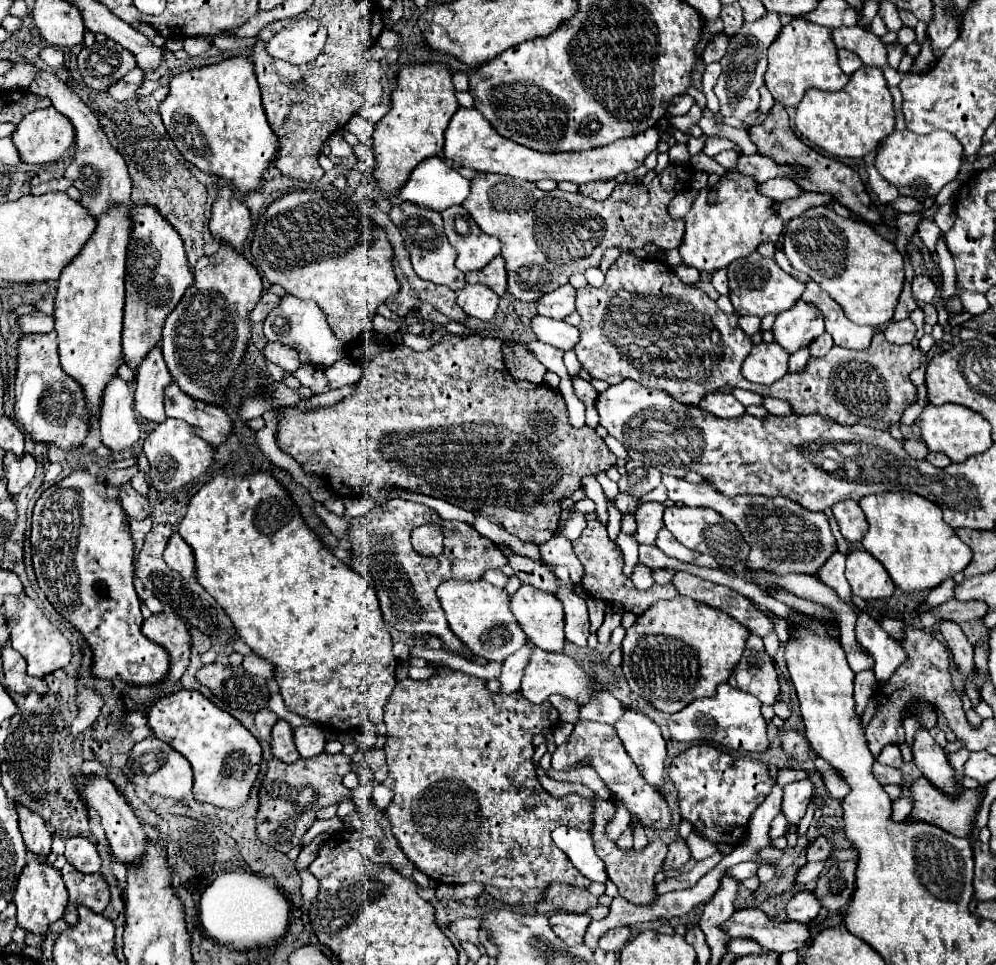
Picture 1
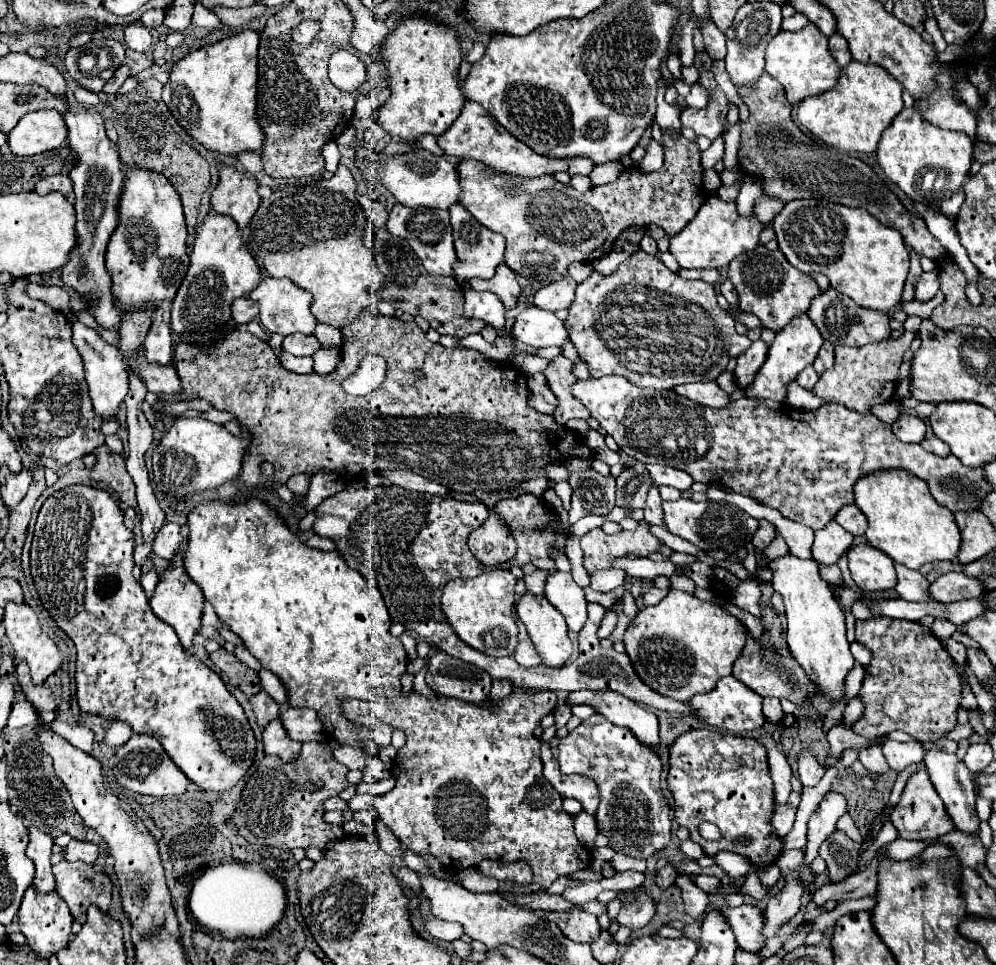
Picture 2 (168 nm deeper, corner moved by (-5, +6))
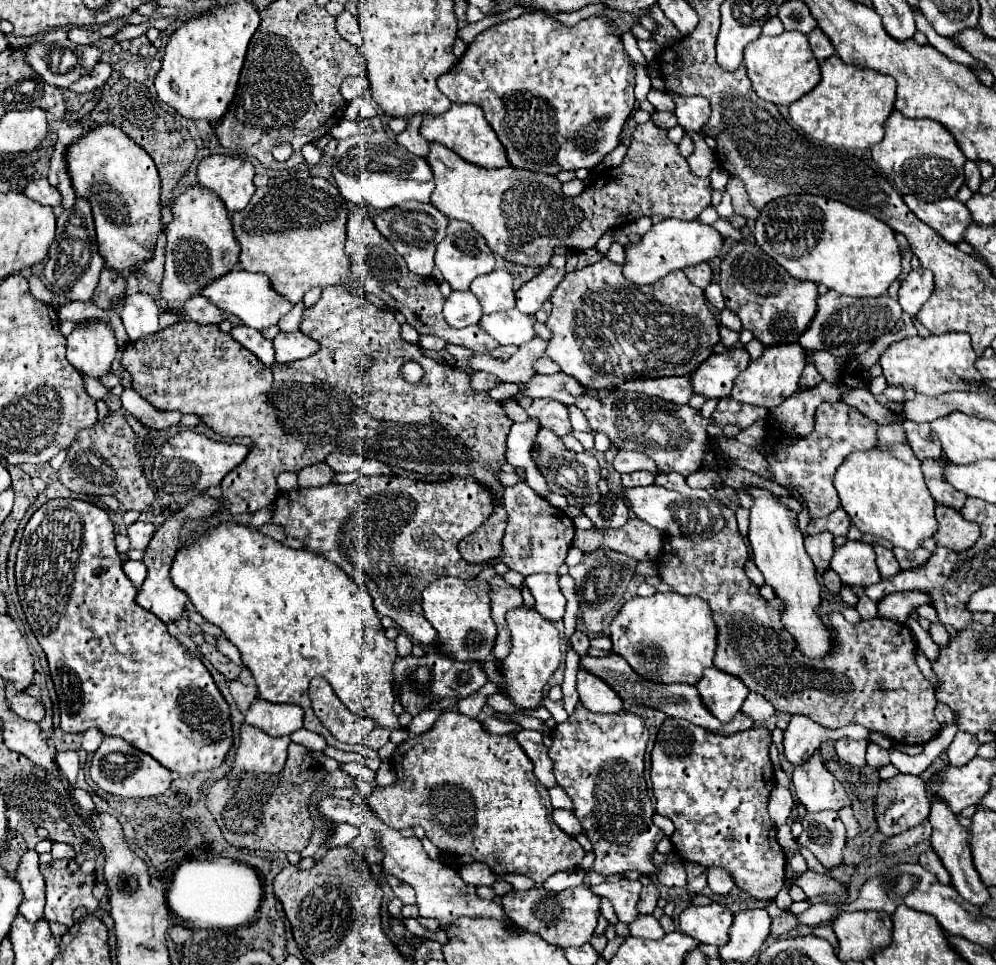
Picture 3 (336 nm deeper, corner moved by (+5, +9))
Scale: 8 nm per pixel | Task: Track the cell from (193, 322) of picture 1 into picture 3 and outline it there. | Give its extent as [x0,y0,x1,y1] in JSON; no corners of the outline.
[160,184,240,310]

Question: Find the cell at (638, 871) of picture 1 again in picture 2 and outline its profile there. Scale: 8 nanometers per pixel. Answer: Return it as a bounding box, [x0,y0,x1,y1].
[542,743,598,817]

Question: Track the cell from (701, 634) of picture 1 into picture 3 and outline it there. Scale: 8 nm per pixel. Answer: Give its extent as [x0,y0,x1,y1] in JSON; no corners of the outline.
[610,592,716,684]

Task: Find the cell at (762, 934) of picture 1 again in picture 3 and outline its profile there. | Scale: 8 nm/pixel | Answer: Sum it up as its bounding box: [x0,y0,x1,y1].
[678,904,732,946]

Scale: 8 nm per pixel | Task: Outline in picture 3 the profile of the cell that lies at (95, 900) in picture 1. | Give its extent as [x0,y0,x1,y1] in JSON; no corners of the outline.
[40,858,98,926]

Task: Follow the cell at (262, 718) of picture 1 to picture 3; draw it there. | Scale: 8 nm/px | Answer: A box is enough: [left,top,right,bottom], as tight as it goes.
[228,680,258,714]

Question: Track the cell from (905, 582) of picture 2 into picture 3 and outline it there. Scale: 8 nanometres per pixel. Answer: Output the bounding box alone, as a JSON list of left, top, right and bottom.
[872,542,900,578]

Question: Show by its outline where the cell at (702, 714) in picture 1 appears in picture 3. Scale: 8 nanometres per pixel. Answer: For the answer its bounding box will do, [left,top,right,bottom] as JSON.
[696,668,748,722]

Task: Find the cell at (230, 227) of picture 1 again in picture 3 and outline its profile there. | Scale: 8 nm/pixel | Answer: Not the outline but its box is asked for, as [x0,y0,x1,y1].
[198,156,254,212]

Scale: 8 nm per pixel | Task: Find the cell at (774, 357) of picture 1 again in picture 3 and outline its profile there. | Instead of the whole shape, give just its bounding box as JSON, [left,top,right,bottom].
[690,348,750,398]

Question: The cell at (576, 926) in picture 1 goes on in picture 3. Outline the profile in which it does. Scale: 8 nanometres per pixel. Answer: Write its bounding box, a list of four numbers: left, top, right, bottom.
[500,884,600,948]

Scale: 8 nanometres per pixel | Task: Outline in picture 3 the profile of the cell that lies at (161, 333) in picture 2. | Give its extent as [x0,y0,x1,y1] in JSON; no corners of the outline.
[120,292,160,340]

